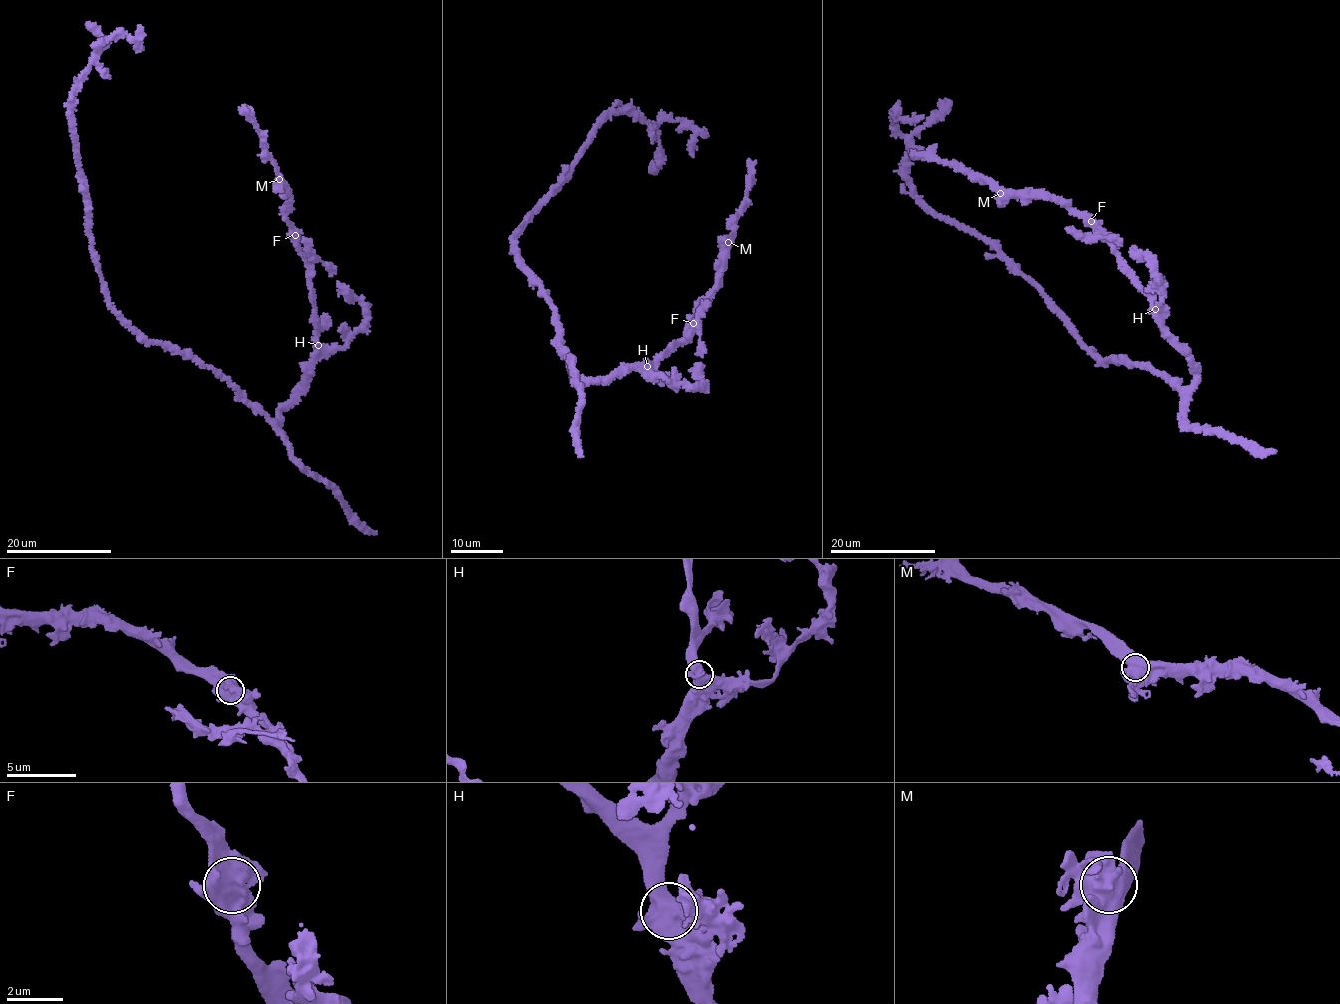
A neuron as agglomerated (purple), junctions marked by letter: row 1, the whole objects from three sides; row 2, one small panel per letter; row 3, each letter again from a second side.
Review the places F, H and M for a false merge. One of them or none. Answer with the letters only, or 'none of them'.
none of them

